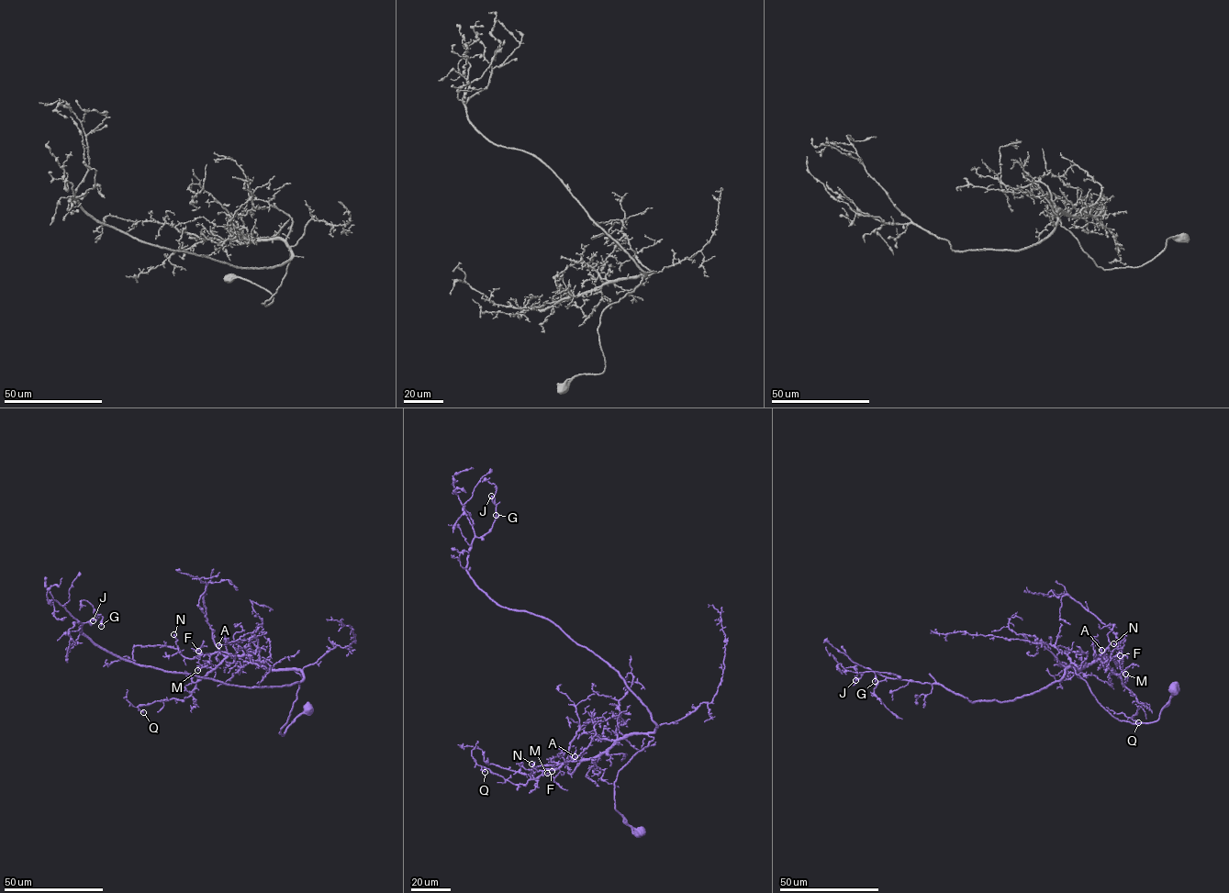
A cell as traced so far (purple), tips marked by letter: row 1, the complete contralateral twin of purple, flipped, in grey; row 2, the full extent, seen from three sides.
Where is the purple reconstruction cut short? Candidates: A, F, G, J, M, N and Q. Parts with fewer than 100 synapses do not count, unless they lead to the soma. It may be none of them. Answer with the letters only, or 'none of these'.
none of these

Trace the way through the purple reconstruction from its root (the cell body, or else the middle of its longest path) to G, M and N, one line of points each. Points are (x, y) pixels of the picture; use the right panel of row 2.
G: (1173, 688), (1157, 720), (1131, 723), (1072, 666), (1001, 703), (887, 673), (875, 681)
M: (1173, 688), (1157, 720), (1131, 723), (1114, 718), (1072, 667), (1099, 656), (1115, 674), (1128, 667), (1125, 674)
N: (1173, 688), (1156, 720), (1114, 718), (1072, 667), (1106, 654), (1117, 665), (1122, 653), (1113, 643)

